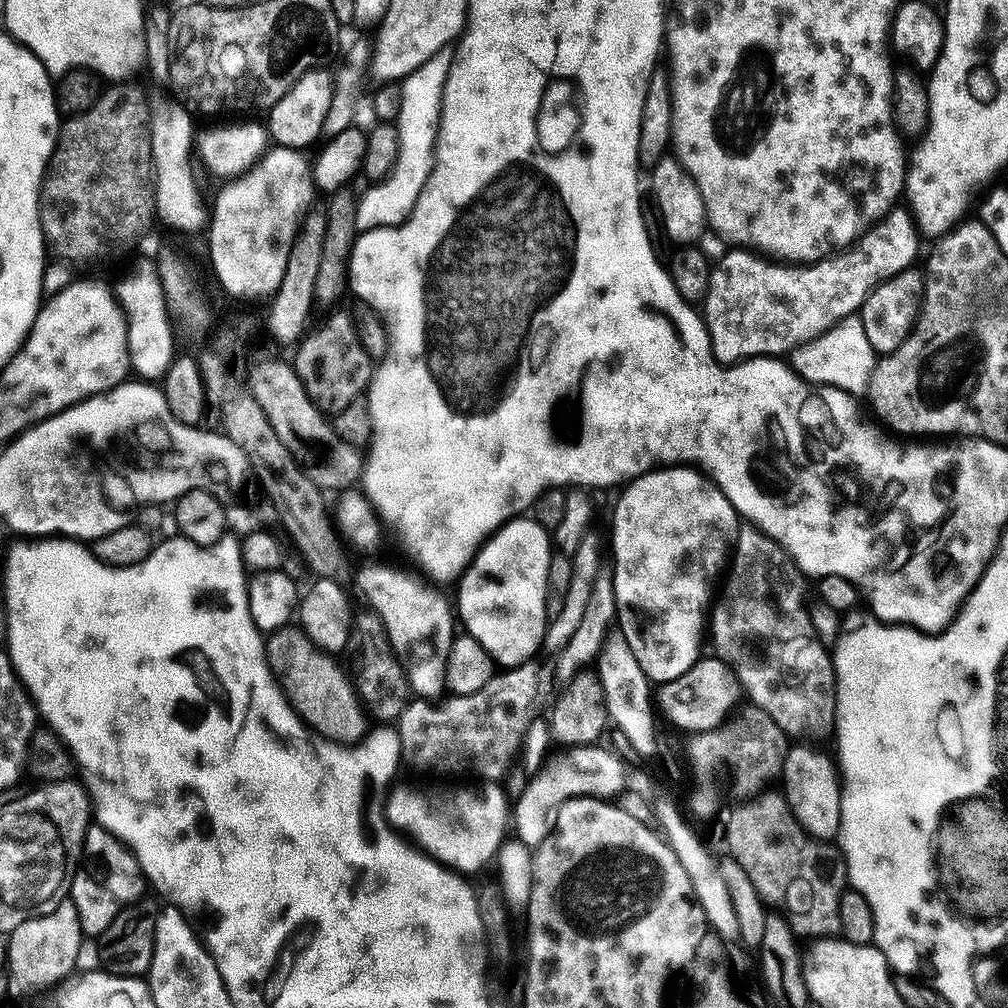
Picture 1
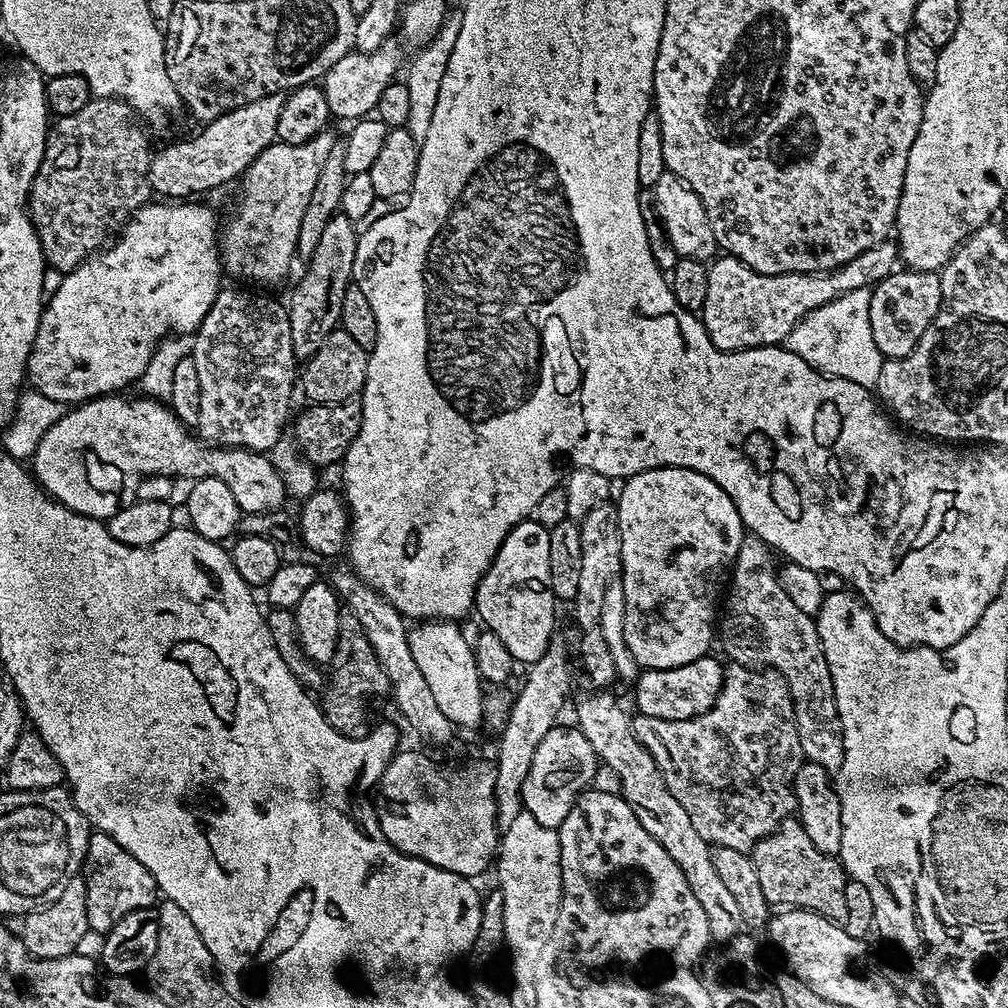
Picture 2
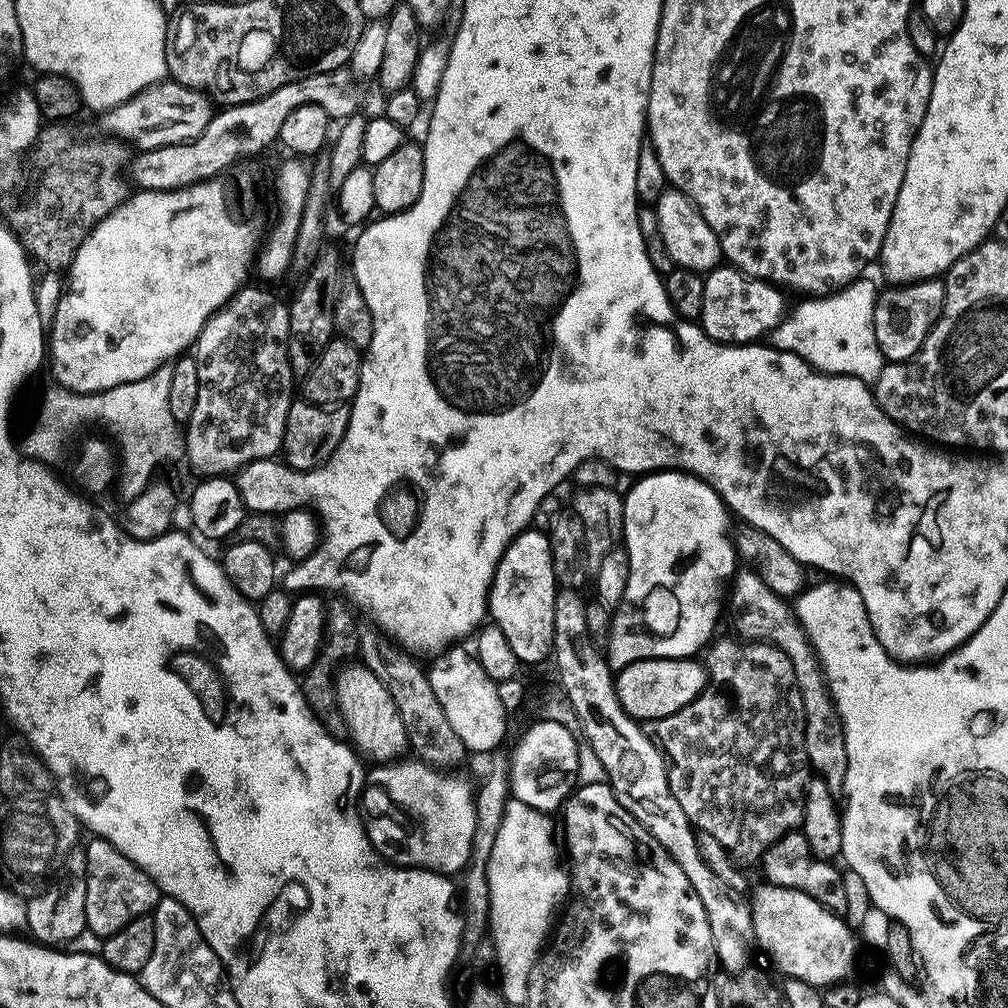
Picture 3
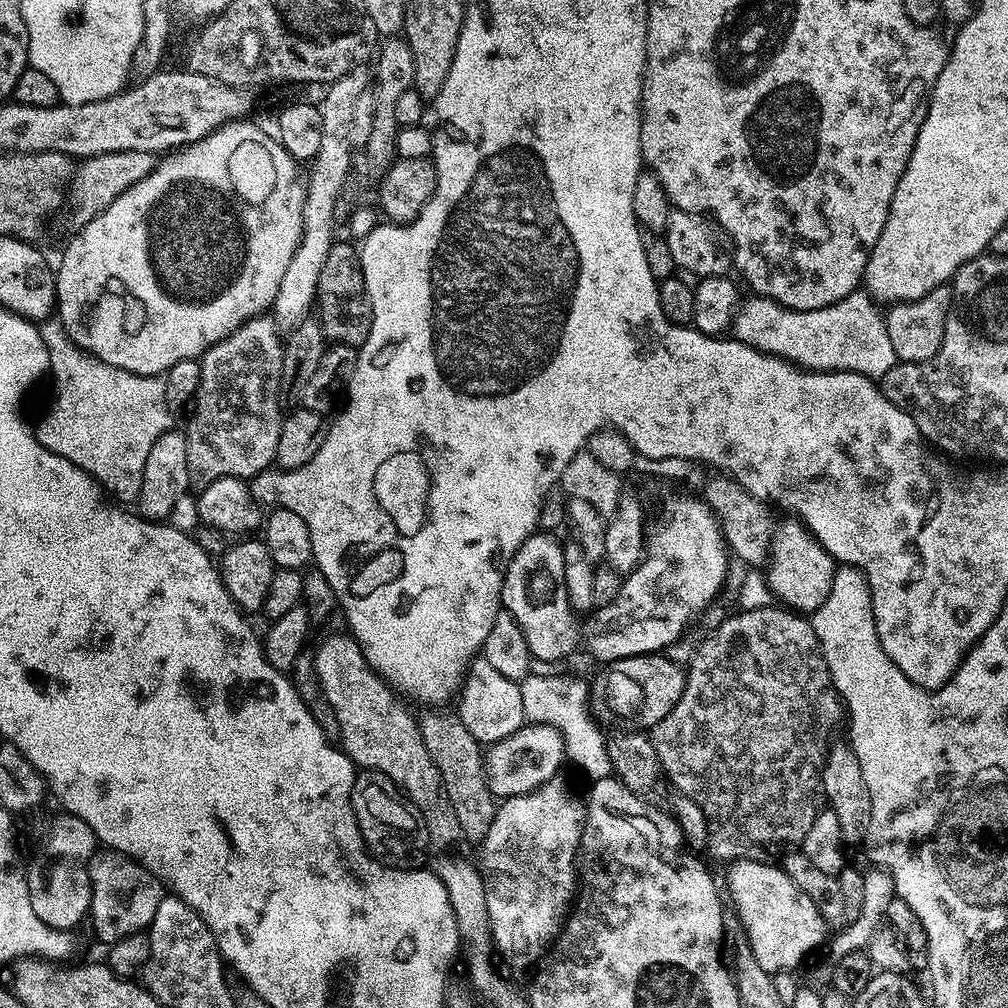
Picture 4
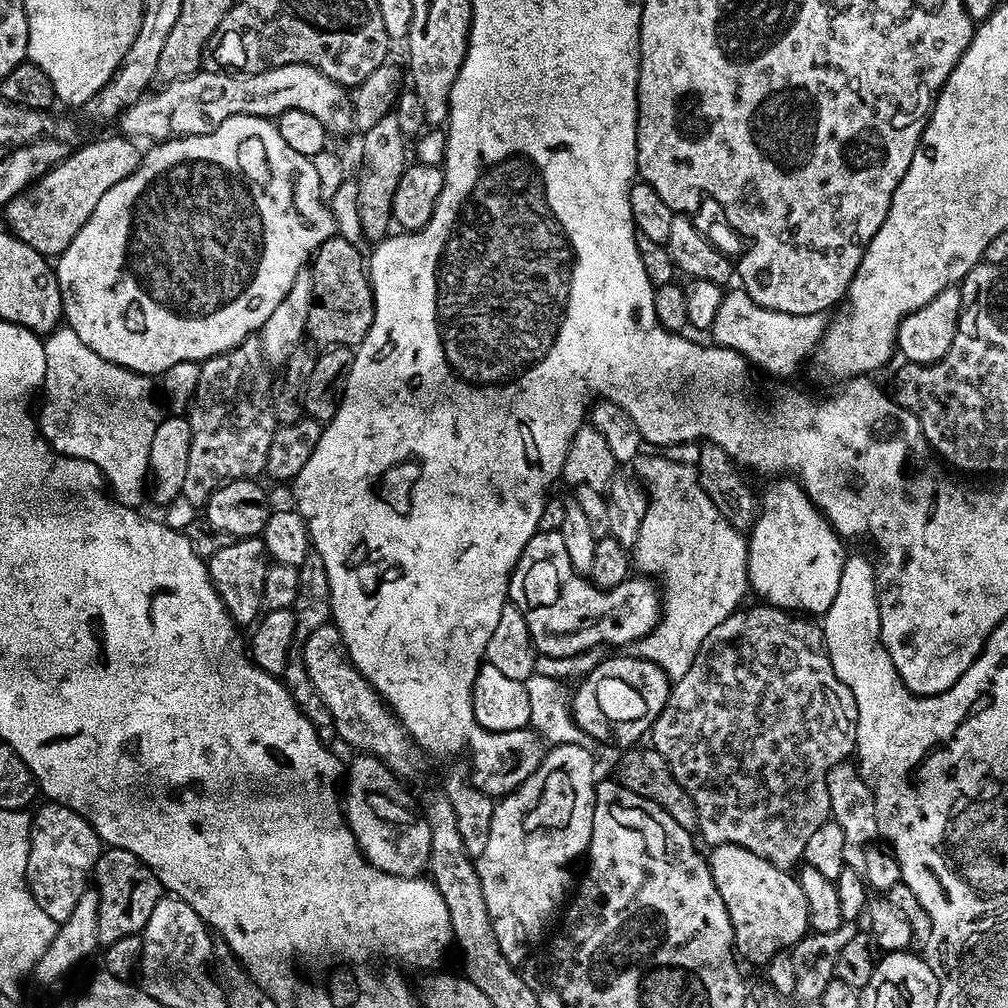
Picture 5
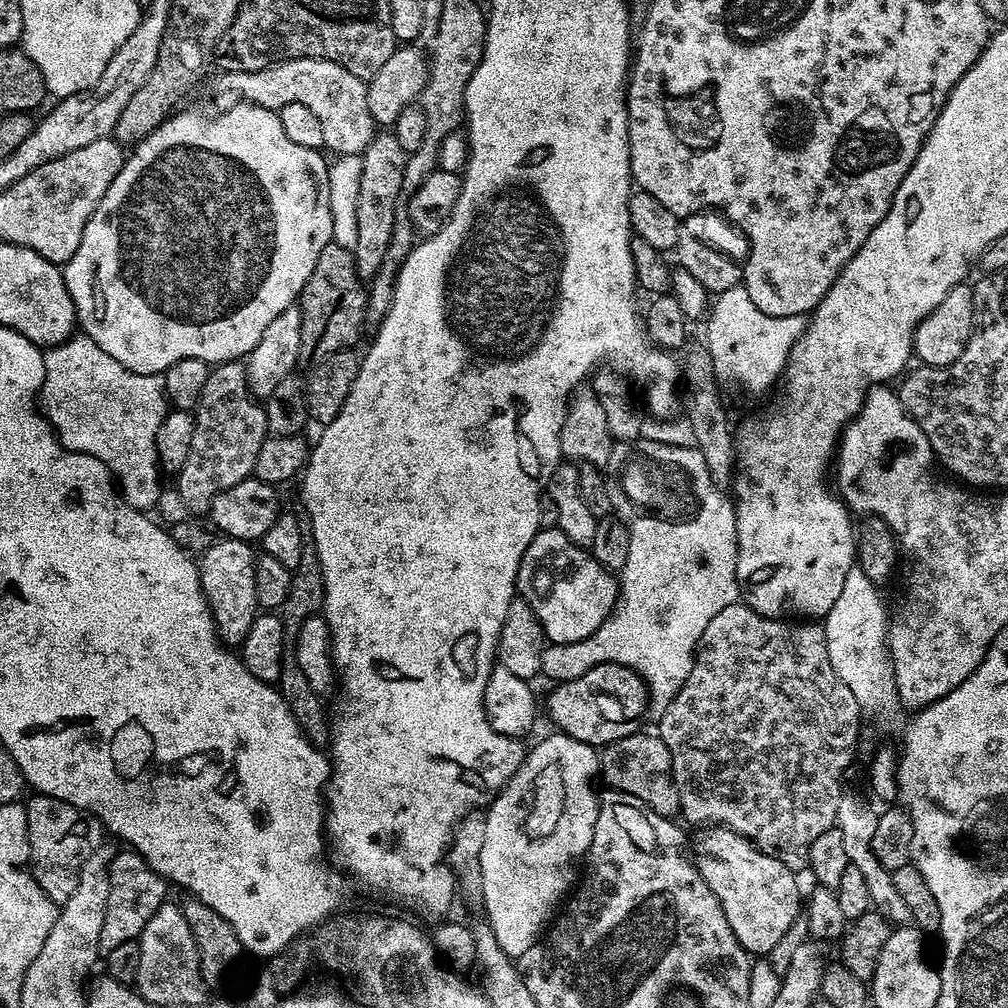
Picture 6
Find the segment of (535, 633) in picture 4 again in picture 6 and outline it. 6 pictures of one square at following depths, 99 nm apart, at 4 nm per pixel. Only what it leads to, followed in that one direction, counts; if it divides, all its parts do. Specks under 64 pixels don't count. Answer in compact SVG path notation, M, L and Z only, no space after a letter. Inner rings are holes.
M541 528L530 546L526 546L526 554L516 575L516 591L530 606L530 610L534 610L545 637L553 644L569 644L588 638L594 634L594 630L598 630L598 626L602 626L616 605L618 580L593 558L591 551L570 542L570 538L566 538L566 534L562 534L559 528Z

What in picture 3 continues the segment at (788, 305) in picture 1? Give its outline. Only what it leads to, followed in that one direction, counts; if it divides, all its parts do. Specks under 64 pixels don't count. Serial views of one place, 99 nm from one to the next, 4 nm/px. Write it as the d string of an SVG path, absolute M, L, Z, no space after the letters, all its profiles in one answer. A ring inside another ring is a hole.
M713 268L704 276L704 285L706 291L702 293L702 314L698 323L711 340L720 344L750 344L759 341L767 337L786 315L785 293L777 285L766 280L756 280L738 268Z

